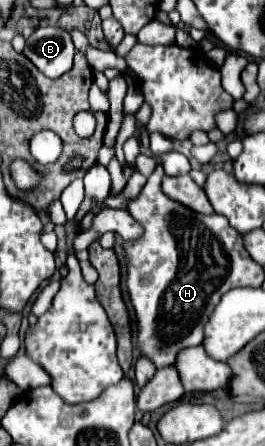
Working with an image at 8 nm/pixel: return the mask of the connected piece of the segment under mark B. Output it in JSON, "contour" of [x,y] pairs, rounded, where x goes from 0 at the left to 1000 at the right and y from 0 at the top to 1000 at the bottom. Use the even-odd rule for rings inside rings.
{"contour":[[[143,61],[91,105],[91,123],[189,177],[272,155],[279,114],[264,74],[226,61]]]}

